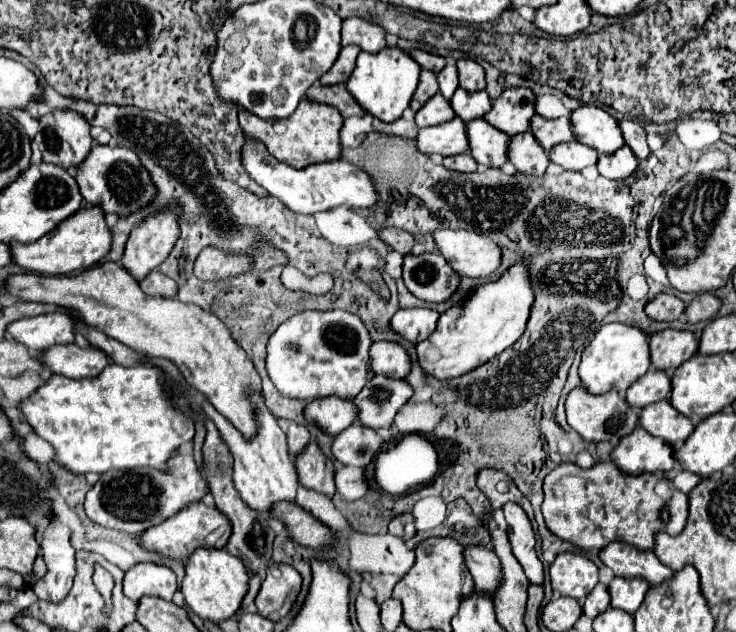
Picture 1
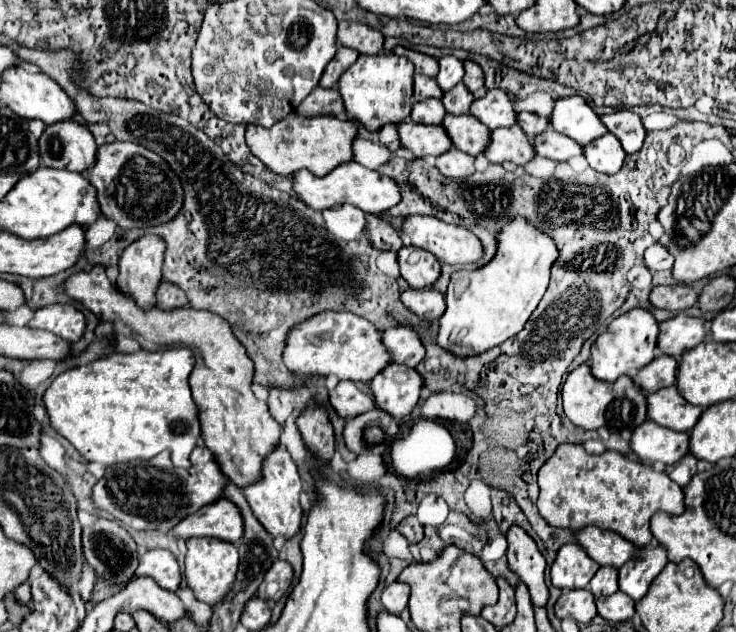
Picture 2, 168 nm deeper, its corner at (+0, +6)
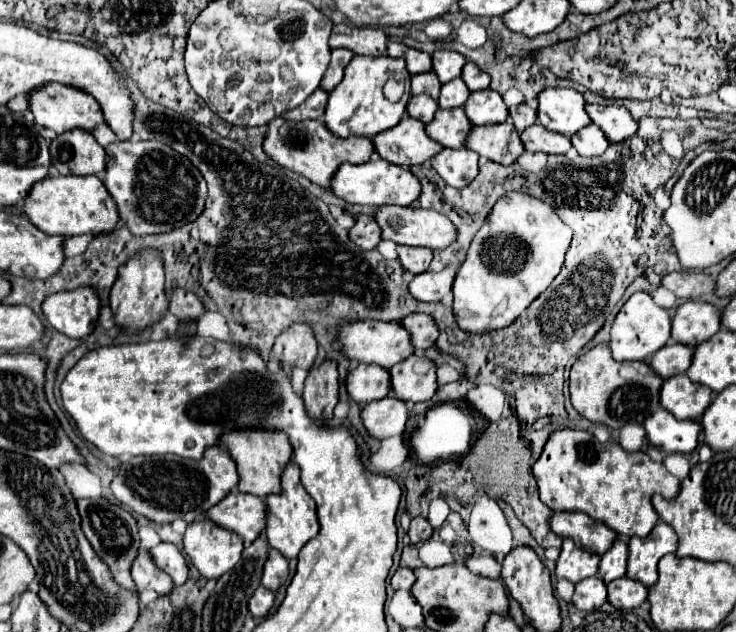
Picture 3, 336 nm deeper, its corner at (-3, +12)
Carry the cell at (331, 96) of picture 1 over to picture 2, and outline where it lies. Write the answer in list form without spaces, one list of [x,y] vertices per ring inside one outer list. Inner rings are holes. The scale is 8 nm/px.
[[[313,88],[313,92],[297,106],[295,110],[301,116],[319,116],[319,114],[335,114],[343,116],[345,114],[345,104],[341,102],[341,94],[337,88]]]

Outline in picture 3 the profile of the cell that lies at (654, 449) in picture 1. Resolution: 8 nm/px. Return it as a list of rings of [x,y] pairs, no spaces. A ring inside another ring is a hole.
[[[660,408],[644,420],[648,440],[662,452],[690,454],[698,446],[702,424],[698,420],[676,420],[668,410]]]

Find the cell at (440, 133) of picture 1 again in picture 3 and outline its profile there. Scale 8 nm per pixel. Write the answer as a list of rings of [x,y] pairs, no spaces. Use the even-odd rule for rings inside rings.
[[[404,118],[396,128],[388,132],[380,132],[380,136],[372,138],[376,154],[392,164],[414,166],[424,164],[432,156],[436,156],[442,146],[426,136],[426,126],[416,118]]]

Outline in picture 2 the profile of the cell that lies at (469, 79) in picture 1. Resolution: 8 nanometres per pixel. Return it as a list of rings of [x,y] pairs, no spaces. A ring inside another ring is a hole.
[[[465,60],[465,62],[463,62],[463,66],[465,66],[463,84],[465,84],[471,92],[481,90],[481,88],[483,88],[483,84],[485,84],[485,76],[483,76],[481,66],[479,66],[477,62],[473,62],[473,60]]]

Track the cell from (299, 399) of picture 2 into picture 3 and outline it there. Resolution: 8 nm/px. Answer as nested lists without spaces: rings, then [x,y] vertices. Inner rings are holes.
[[[292,324],[276,338],[274,352],[284,366],[310,370],[316,362],[316,338],[312,328],[308,324]]]

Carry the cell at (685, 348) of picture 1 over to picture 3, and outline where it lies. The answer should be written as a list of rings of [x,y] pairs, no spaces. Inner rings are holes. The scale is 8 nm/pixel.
[[[688,300],[682,304],[672,320],[672,340],[698,346],[720,330],[720,312],[710,302]]]

